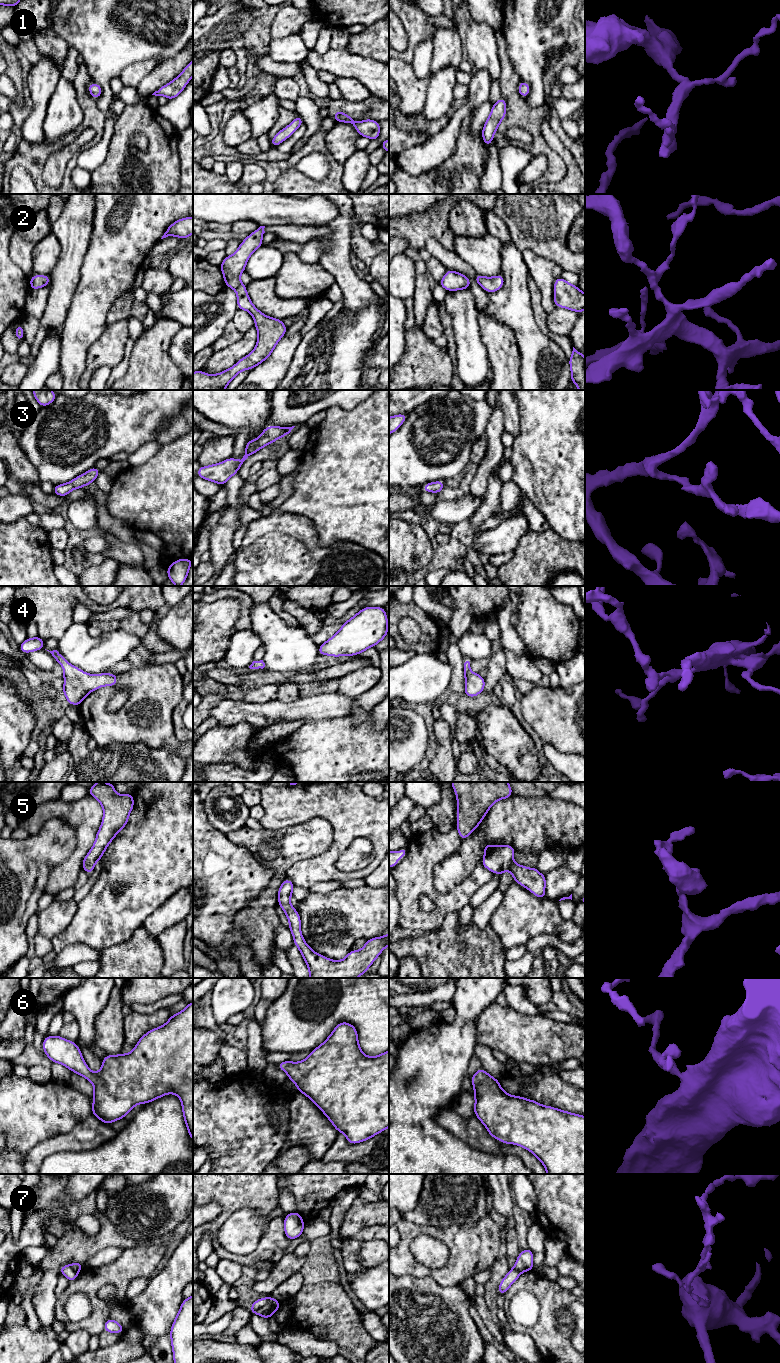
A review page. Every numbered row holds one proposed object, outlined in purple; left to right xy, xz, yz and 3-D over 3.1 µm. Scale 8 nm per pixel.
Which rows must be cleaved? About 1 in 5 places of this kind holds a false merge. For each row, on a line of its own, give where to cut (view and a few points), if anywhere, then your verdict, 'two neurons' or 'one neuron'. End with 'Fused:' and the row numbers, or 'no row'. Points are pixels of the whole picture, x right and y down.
1: cut none; one neuron
2: cut none; one neuron
3: cut none; one neuron
4: cut none; one neuron
5: cut none; one neuron
6: cut none; one neuron
7: cut xz (270, 1297), (255, 1312); two neurons
Fused: 7

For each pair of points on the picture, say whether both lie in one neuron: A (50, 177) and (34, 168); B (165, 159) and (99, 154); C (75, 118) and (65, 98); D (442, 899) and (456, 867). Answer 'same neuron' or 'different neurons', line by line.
A: different neurons
B: different neurons
C: same neuron
D: different neurons

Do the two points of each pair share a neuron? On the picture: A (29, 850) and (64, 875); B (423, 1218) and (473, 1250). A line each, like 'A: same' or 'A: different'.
A: different
B: different

